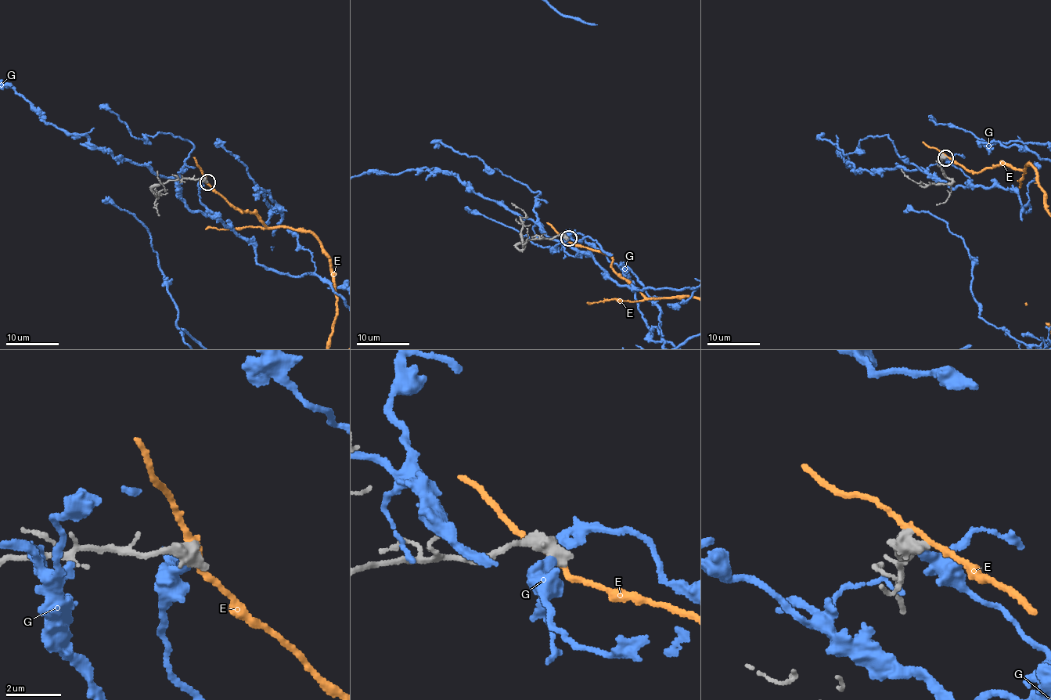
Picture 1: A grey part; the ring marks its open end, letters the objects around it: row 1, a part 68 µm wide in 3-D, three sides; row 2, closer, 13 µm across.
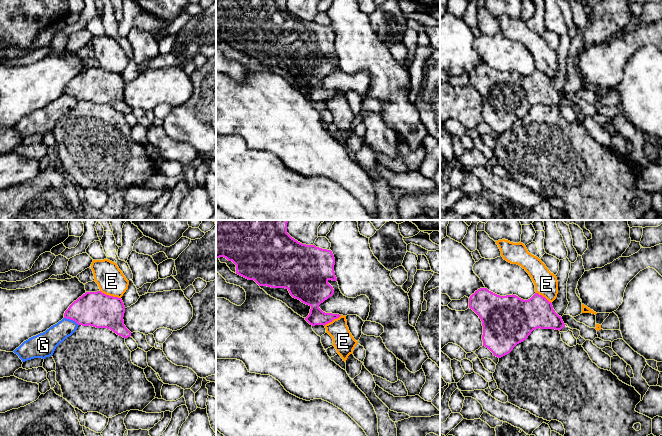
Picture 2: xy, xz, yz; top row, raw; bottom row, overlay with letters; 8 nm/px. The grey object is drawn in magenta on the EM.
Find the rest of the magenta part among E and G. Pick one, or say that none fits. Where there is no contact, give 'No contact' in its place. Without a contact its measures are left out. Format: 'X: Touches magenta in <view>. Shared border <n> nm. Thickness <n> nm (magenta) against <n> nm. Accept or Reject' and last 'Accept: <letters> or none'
E: Touches magenta in xy. Shared border 180 nm. Thickness 280 nm (magenta) against 220 nm. Reject
G: Touches magenta in xy. Shared border 140 nm. Thickness 280 nm (magenta) against 160 nm. Reject
Accept: none

